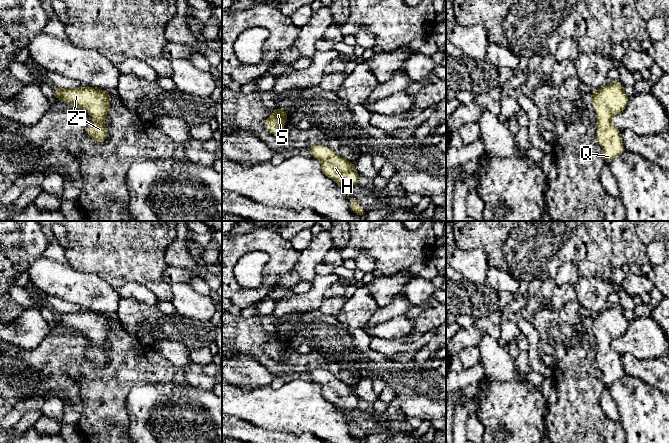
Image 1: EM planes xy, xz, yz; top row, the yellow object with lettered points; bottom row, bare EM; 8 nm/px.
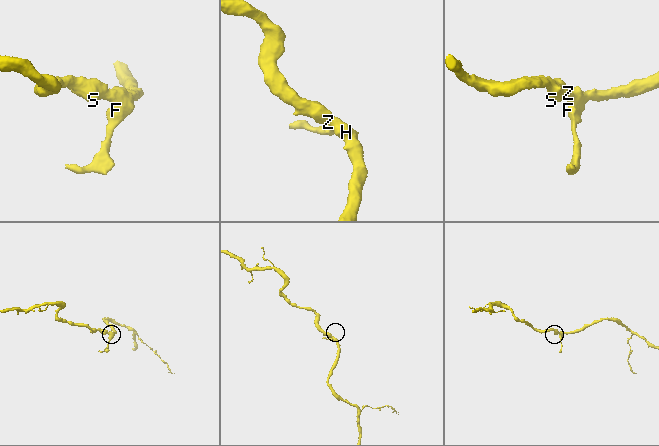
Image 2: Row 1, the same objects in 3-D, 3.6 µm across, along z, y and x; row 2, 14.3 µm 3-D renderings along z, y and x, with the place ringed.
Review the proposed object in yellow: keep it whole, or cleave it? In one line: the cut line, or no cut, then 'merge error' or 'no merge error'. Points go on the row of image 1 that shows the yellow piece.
cut none; no merge error

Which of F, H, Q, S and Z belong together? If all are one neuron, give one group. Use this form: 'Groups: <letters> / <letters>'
Groups: F H Q S Z

